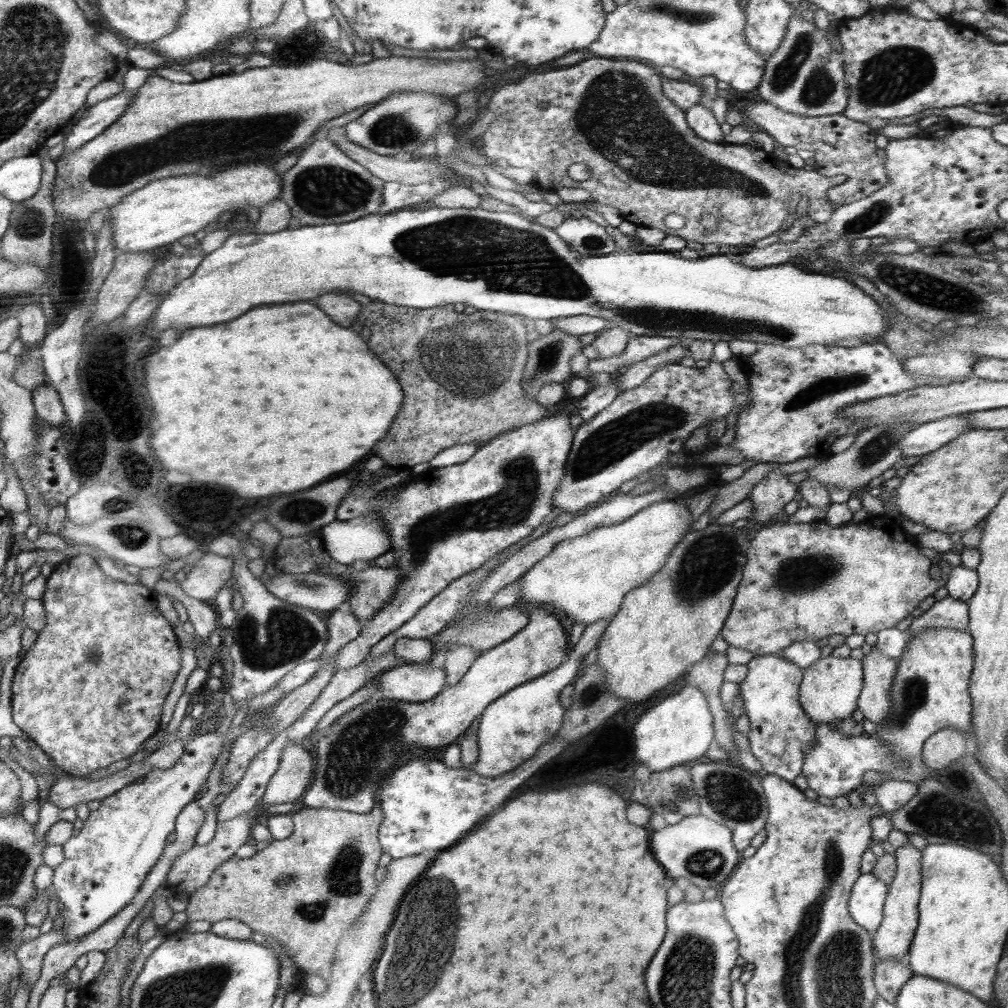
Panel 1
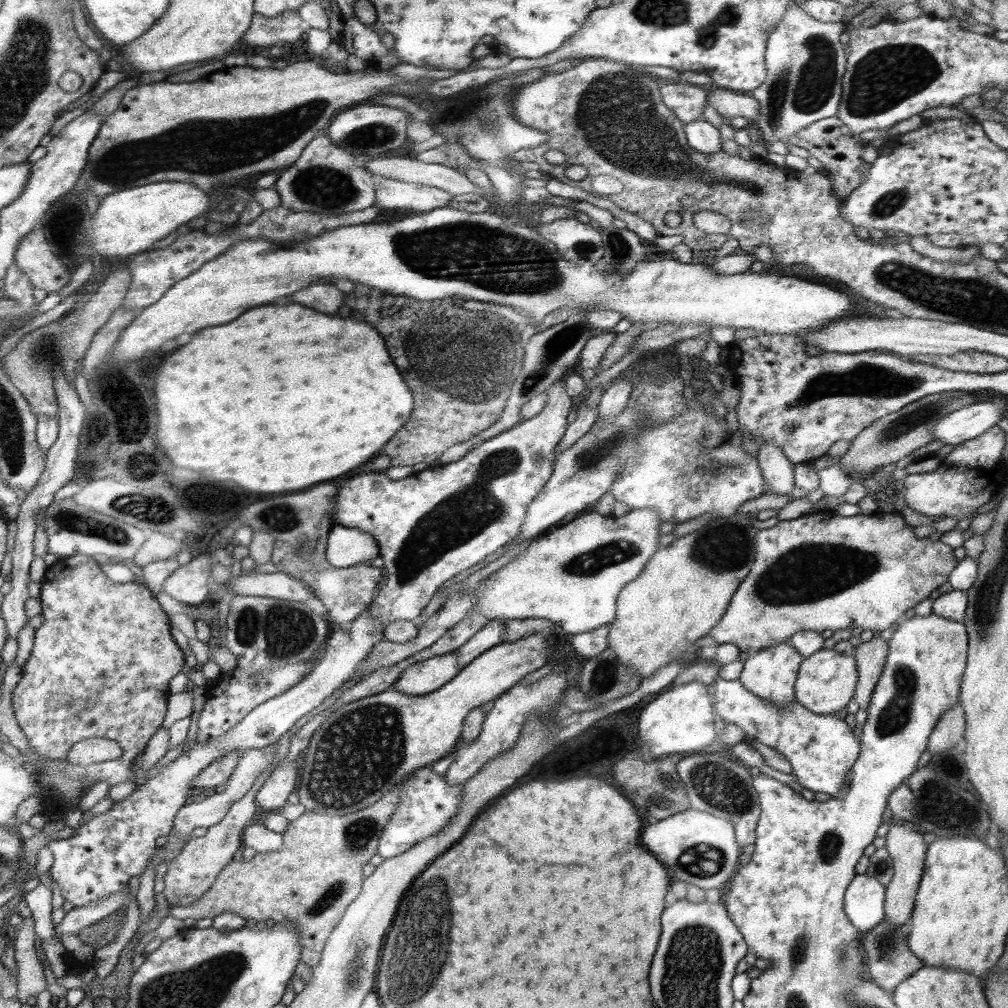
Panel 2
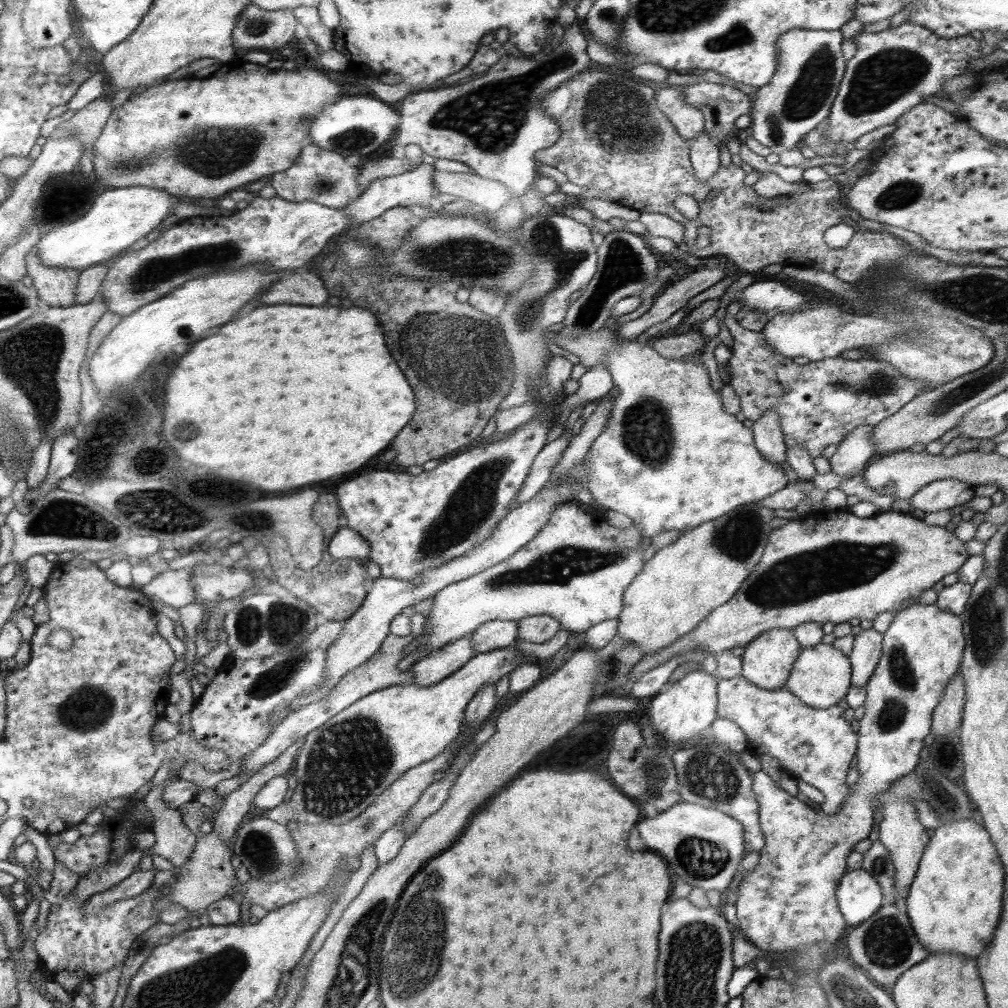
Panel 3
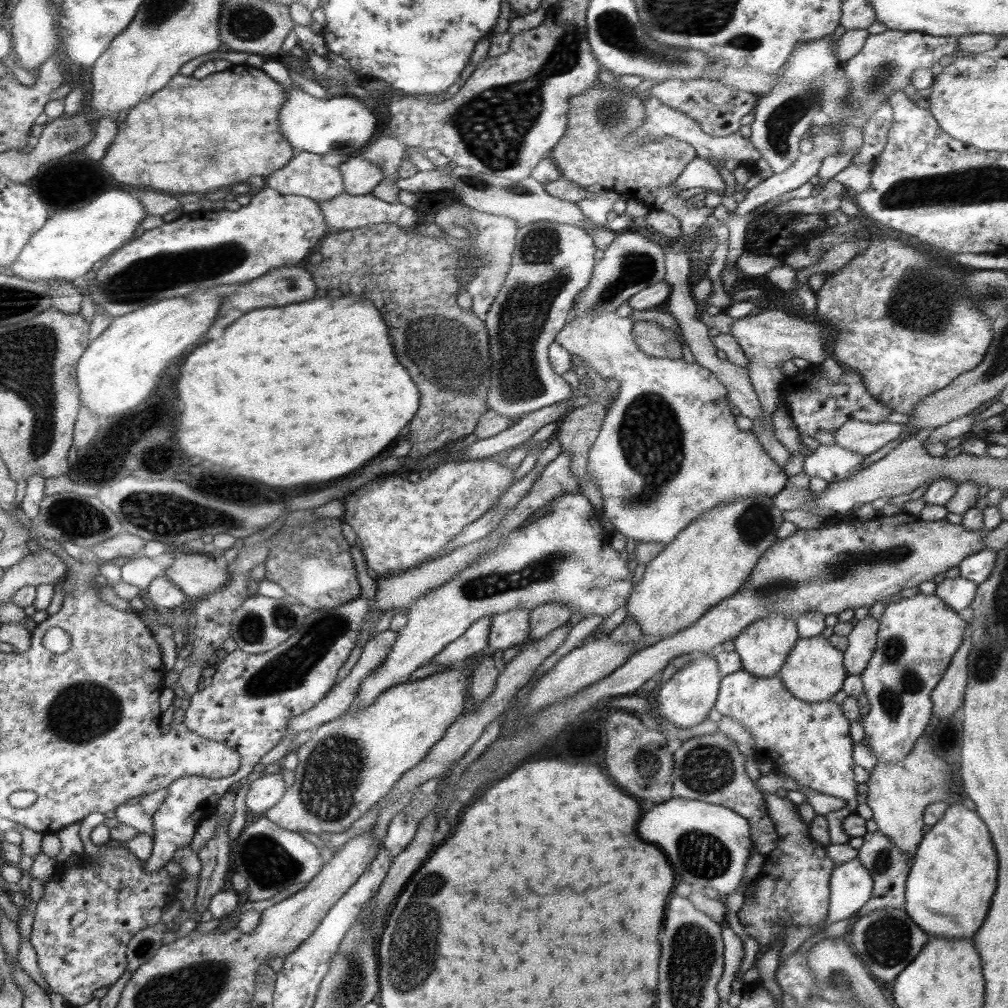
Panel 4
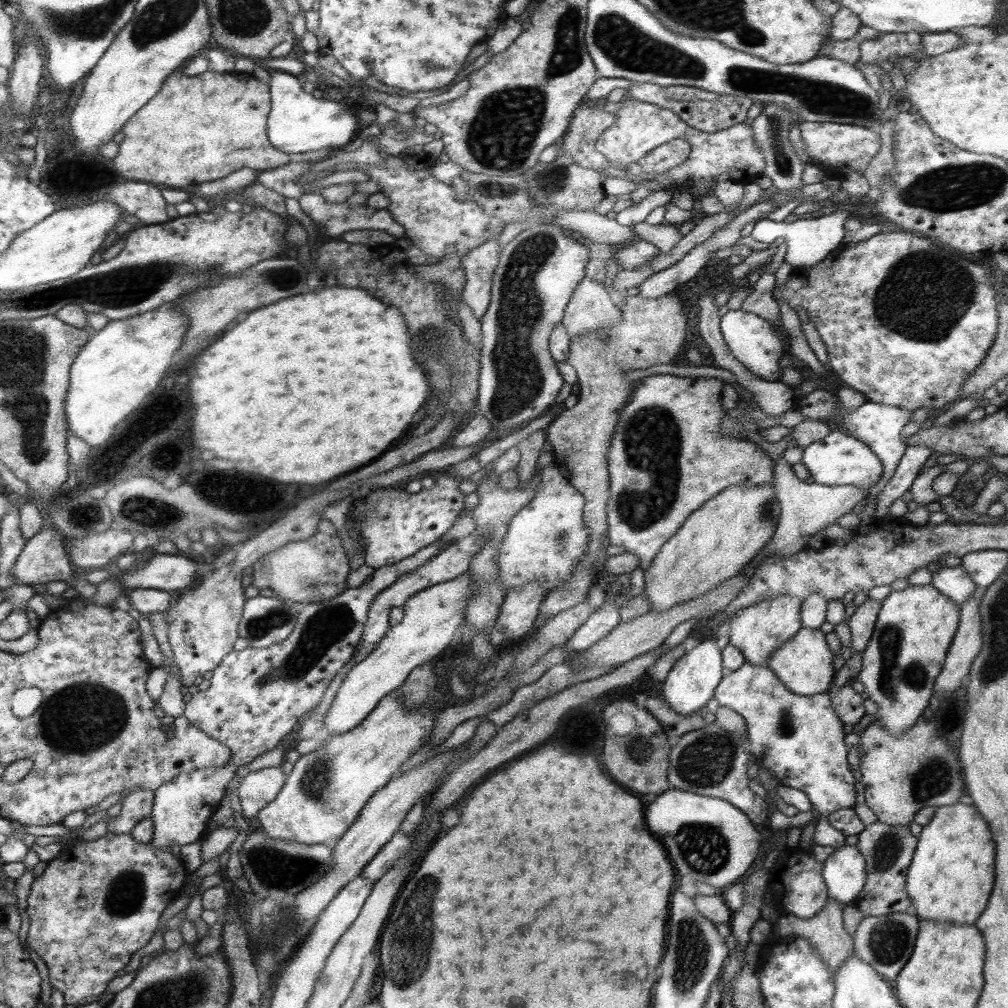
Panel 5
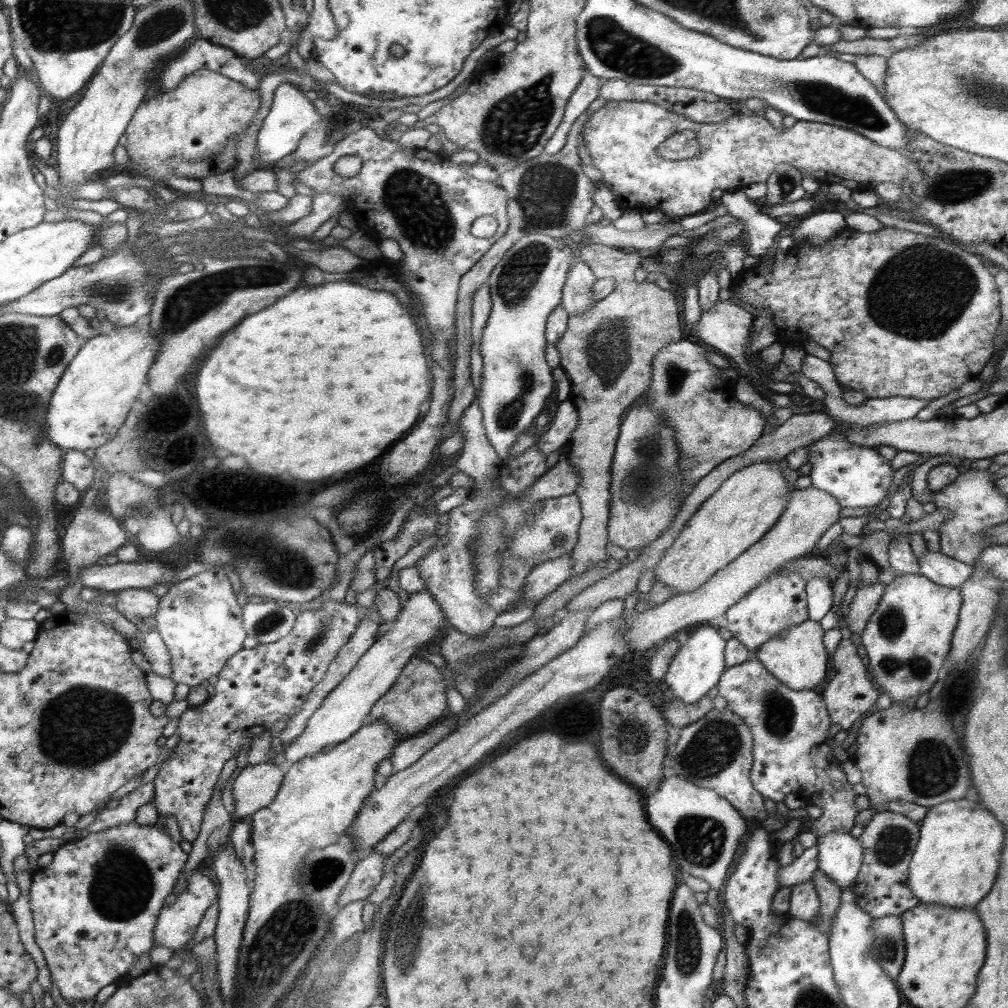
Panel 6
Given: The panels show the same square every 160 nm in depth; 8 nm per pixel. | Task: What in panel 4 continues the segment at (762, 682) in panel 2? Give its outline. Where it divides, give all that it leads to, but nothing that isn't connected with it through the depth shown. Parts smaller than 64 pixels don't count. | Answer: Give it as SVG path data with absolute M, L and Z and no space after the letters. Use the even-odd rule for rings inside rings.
M778 612L756 620L732 641L735 651L740 655L742 669L754 676L768 678L778 675L778 671L782 669L786 657L798 639L795 621Z

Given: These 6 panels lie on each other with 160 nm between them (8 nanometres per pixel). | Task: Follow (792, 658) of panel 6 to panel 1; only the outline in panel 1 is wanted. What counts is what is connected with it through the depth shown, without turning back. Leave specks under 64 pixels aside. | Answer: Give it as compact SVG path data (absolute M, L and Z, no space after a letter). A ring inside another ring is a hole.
M828 655L803 670L799 703L813 723L829 724L834 720L852 717L863 687L862 661L856 658L837 658Z

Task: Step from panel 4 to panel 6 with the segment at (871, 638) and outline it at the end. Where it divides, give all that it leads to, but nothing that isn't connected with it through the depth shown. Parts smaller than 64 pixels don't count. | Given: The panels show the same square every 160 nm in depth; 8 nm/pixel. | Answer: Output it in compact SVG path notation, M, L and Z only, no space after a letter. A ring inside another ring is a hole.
M878 580L870 585L864 585L863 588L858 588L856 596L849 605L848 616L844 618L852 633L862 634L866 623L878 606L878 602L882 599L885 588L886 585Z

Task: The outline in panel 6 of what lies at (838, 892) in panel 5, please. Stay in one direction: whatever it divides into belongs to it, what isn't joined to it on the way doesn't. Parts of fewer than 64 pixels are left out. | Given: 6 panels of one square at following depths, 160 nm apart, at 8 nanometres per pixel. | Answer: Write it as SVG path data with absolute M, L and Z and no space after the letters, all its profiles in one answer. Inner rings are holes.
M828 832L817 837L818 869L841 889L853 884L863 861L862 843L849 832Z

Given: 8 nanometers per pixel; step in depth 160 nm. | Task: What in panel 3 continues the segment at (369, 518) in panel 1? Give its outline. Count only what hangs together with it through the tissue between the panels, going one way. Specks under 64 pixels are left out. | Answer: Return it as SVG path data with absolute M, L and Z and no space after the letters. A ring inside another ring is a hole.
M343 527L328 542L328 552L330 552L330 556L336 559L362 560L368 558L370 548L367 540L364 540L358 532Z

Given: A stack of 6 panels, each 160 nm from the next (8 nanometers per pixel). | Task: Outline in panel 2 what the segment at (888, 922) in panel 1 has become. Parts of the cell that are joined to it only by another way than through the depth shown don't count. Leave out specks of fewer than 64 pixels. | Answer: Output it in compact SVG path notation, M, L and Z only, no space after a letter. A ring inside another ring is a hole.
M898 823L890 825L885 837L887 838L885 847L891 856L893 868L892 880L885 886L885 918L891 920L893 926L900 928L910 922L925 865L927 844L920 831L912 831Z

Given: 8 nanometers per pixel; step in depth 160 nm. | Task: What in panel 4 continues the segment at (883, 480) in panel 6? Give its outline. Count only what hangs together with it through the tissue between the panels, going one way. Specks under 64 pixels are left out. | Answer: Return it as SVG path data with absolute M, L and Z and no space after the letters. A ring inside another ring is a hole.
M836 443L830 446L821 444L814 449L814 453L804 457L804 473L809 477L818 476L833 483L862 470L862 461L865 457L857 452L850 452Z

